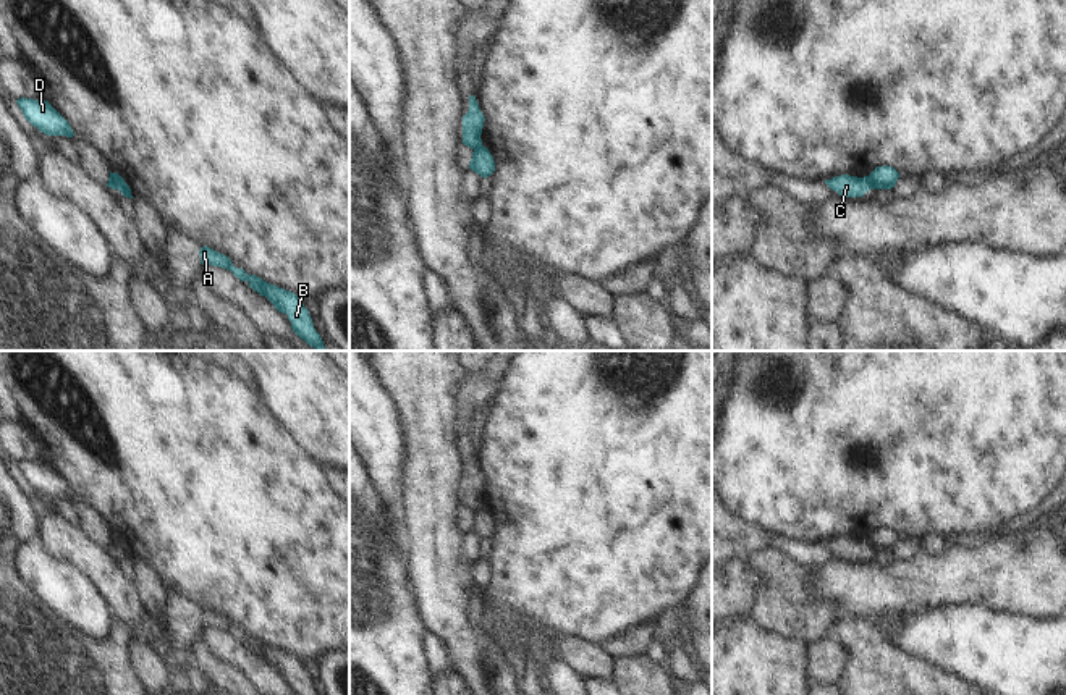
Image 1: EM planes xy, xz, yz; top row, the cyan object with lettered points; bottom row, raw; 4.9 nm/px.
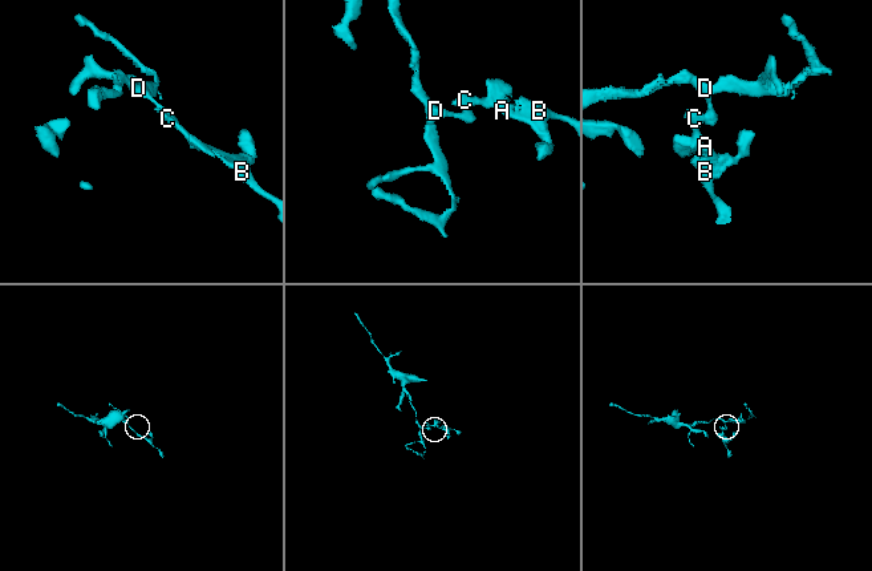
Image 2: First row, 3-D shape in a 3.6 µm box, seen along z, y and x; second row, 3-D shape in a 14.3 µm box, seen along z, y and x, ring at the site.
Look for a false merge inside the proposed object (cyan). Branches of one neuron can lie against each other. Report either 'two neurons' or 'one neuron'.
two neurons

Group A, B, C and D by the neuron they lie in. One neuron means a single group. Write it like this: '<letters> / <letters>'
A B C / D

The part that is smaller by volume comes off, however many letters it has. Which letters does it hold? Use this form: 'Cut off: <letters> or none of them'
Cut off: A, B, C

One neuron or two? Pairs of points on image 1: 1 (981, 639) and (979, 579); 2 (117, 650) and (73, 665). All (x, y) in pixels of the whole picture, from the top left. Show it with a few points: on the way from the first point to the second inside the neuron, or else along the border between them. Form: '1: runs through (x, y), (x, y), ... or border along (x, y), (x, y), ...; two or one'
1: border along (942, 605), (982, 605), (990, 610), (1016, 614); two
2: runs through (105, 661), (102, 665), (84, 665); one

